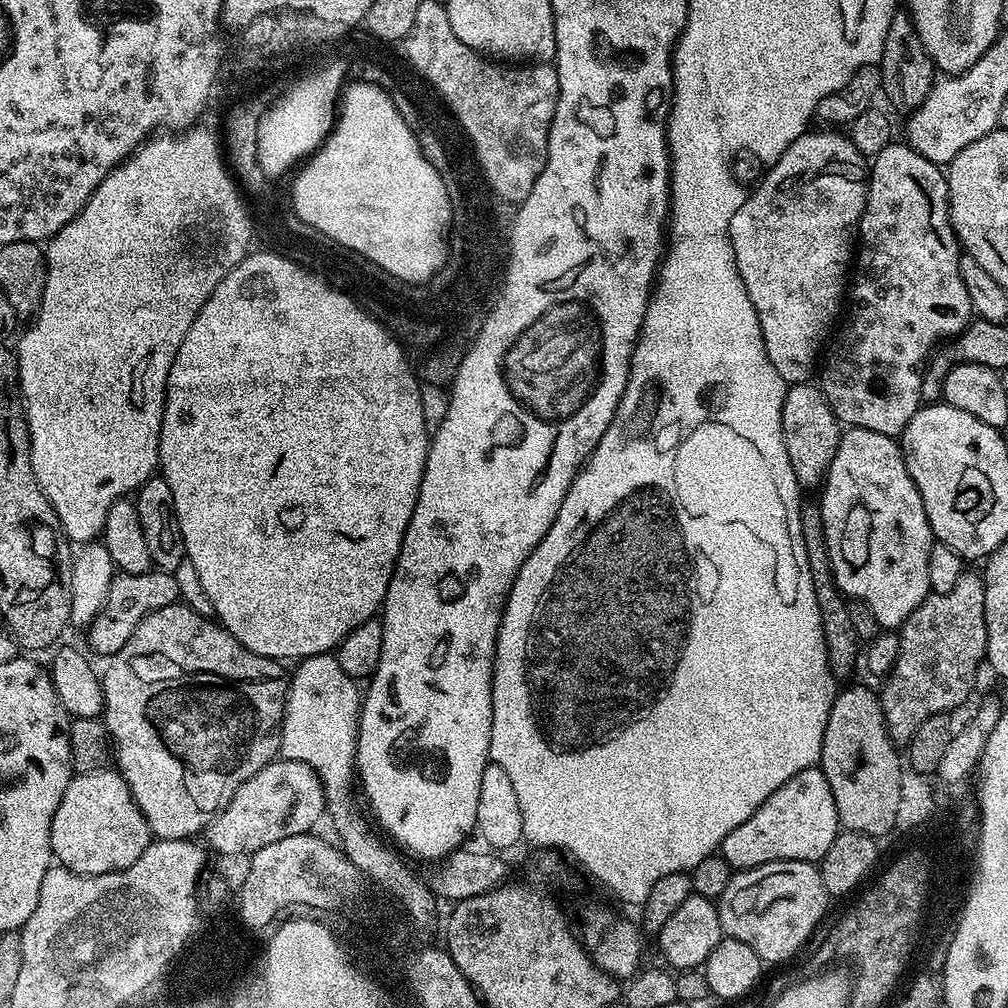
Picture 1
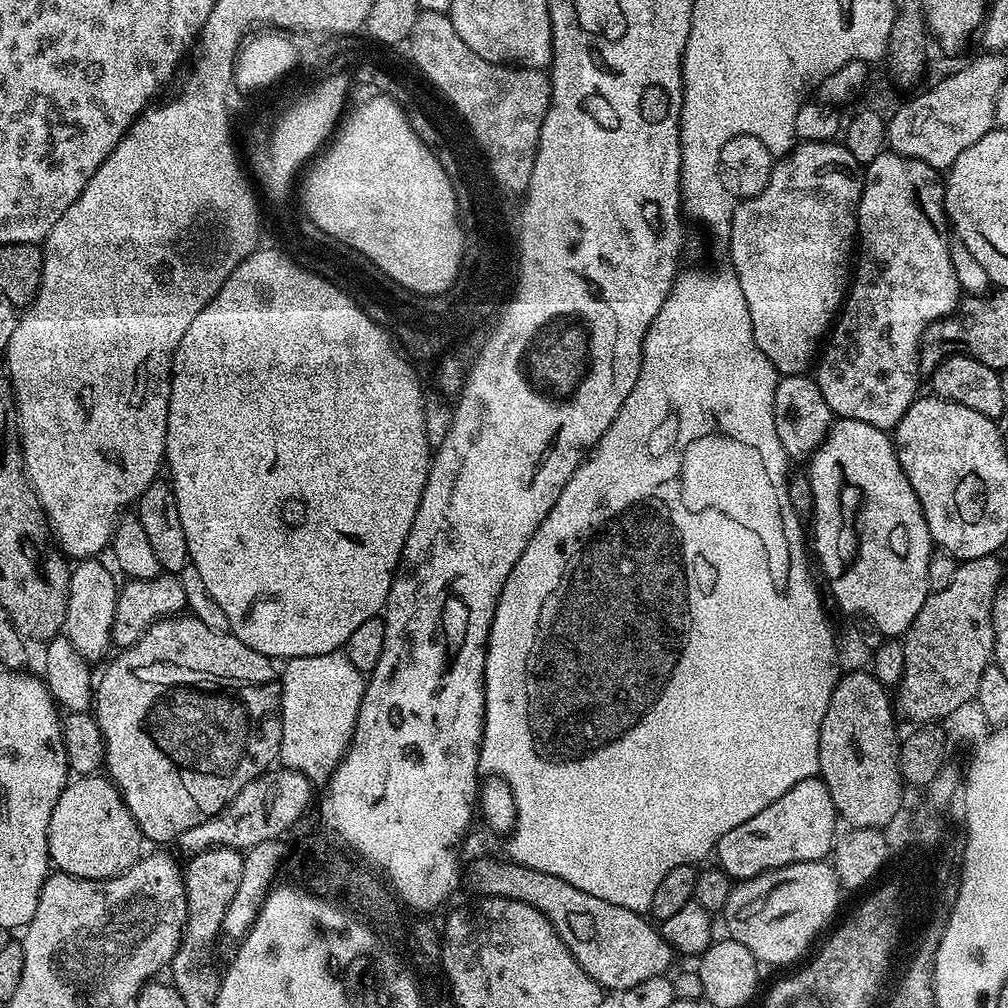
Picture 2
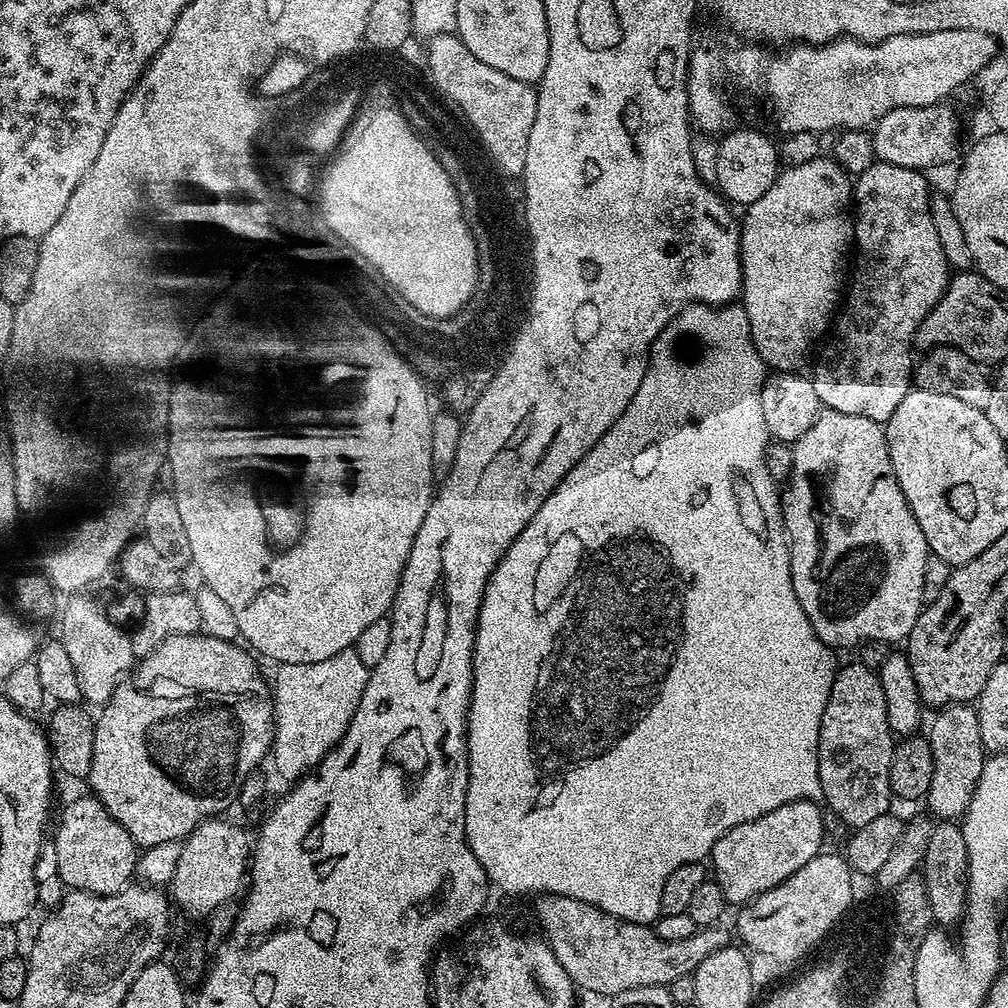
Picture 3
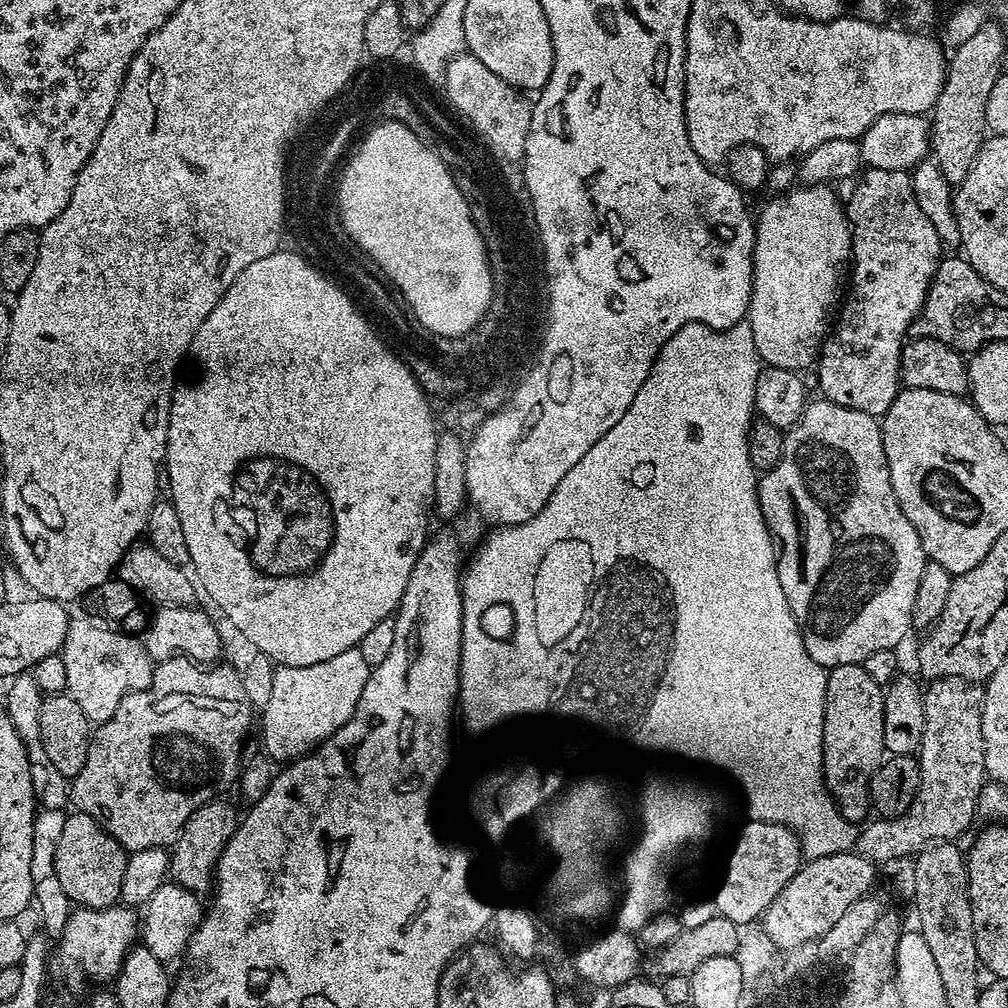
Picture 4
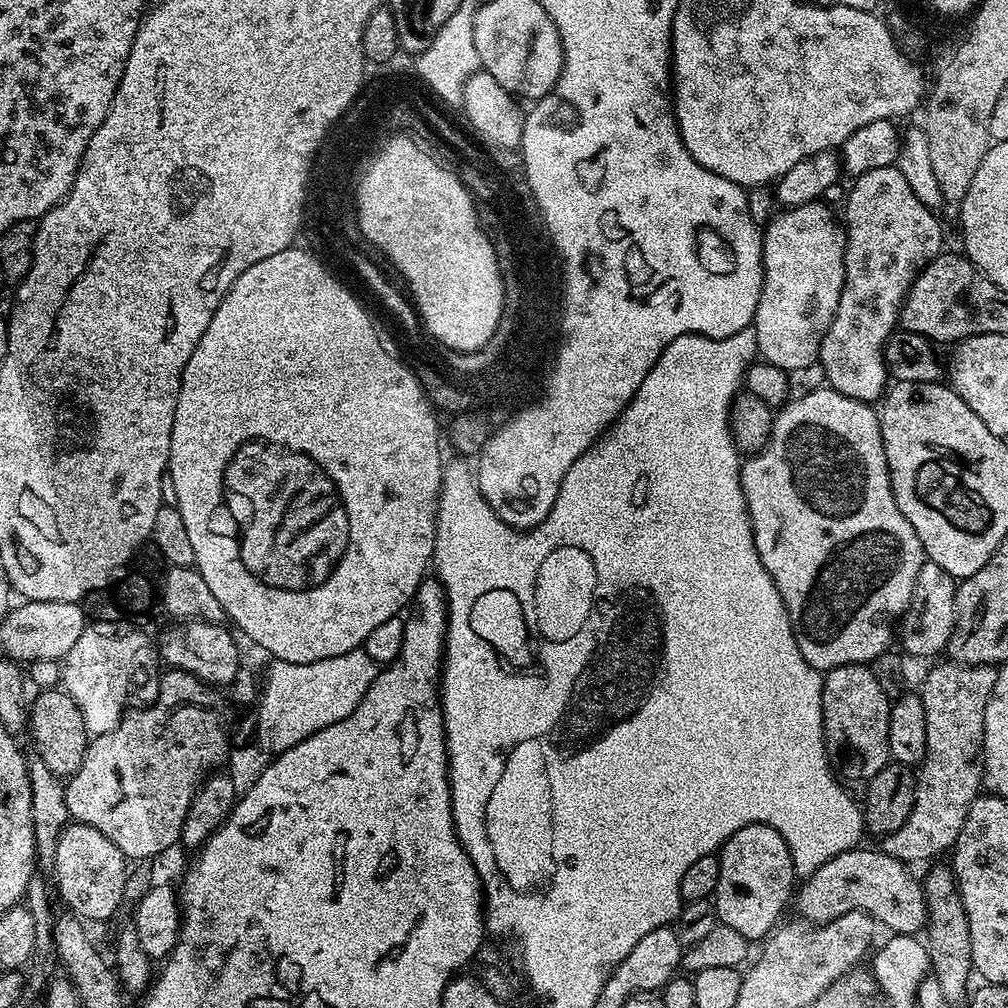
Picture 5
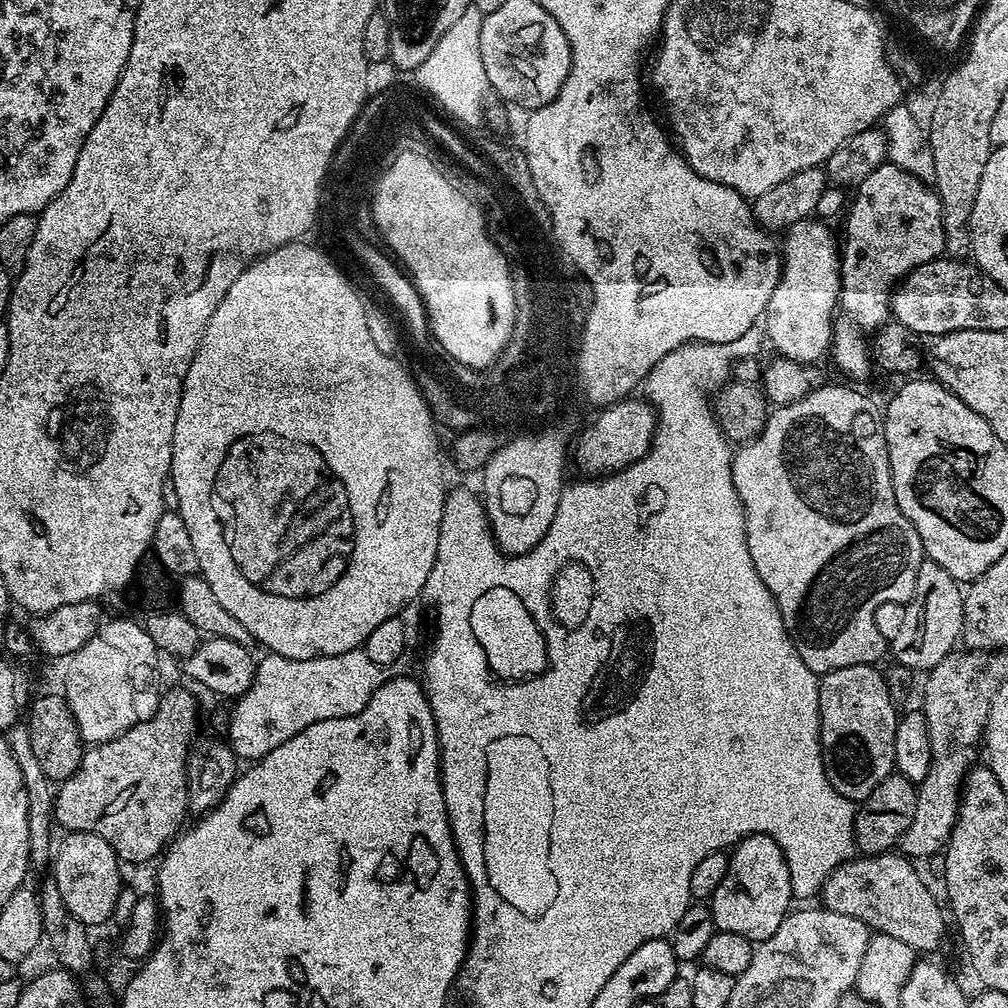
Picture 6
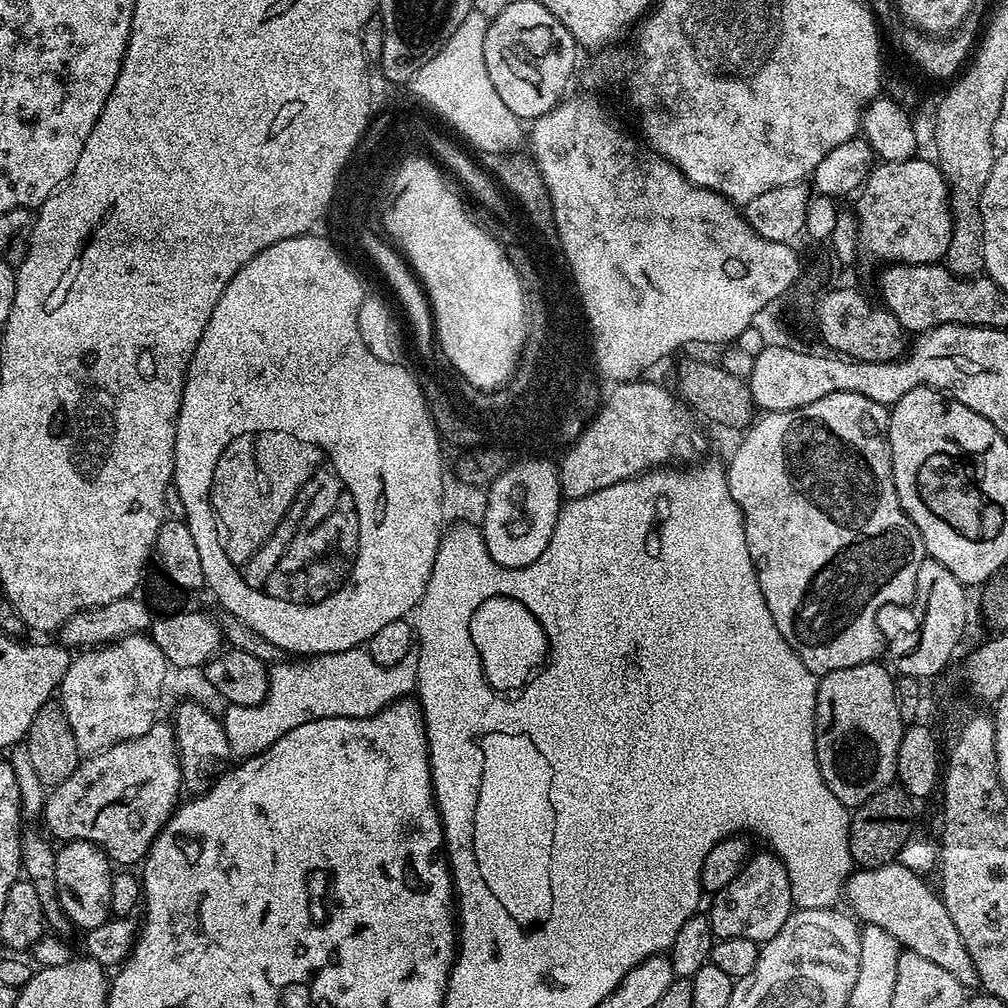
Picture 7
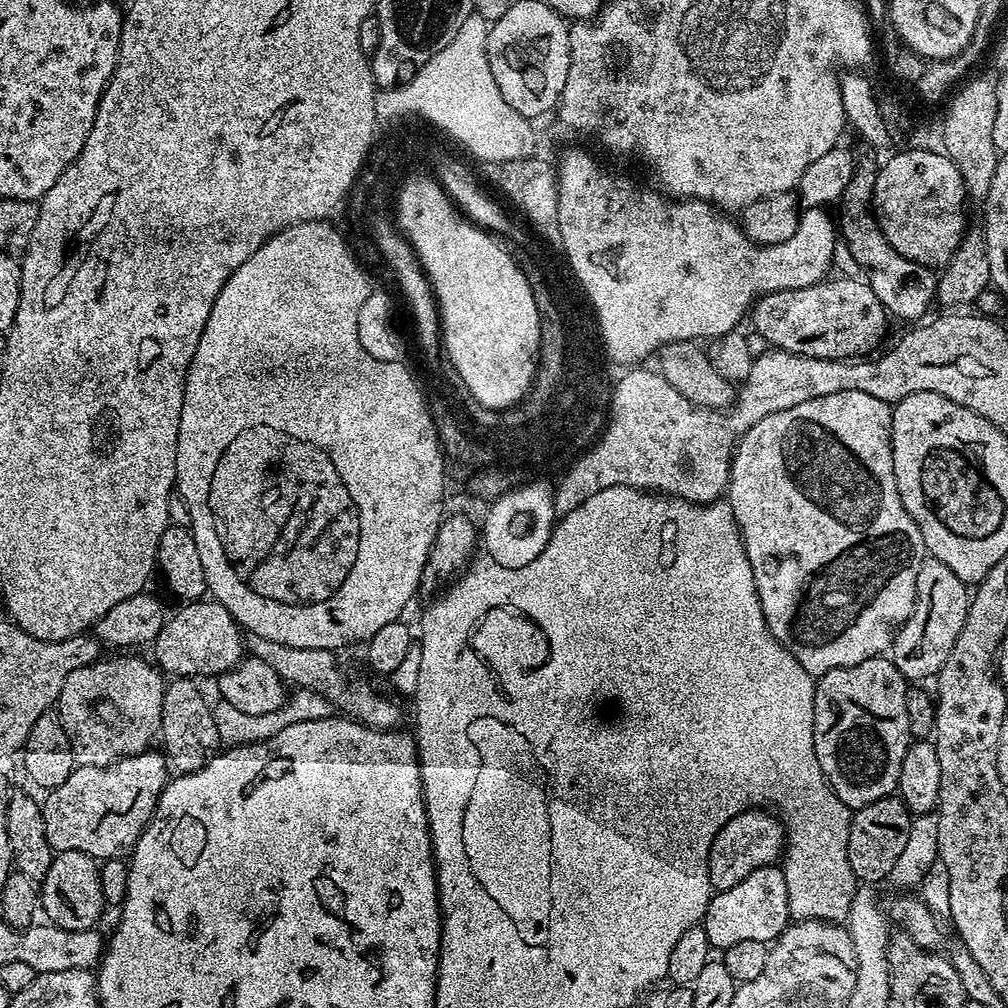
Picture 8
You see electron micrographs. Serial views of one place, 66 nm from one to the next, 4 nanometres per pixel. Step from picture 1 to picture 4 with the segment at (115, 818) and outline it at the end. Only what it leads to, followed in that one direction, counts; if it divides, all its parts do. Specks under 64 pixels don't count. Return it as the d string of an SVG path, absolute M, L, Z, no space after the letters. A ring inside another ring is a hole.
M73 811L59 836L58 852L54 857L58 881L73 905L81 908L108 909L120 900L123 874L129 853L93 816Z

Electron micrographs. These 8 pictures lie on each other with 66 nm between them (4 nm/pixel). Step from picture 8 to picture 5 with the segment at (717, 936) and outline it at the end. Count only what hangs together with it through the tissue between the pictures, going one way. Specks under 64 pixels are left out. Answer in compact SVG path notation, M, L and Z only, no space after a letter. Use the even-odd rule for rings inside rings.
M769 824L742 826L742 830L735 829L730 834L718 859L720 869L714 897L717 921L730 926L730 930L738 930L749 942L763 941L777 927L776 919L783 914L788 899L793 899L798 884L796 867L782 834Z

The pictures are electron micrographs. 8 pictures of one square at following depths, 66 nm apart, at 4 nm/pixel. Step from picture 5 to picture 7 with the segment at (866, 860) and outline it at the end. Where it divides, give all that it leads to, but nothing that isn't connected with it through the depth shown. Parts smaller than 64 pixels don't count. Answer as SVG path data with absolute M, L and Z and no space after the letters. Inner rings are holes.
M895 860L882 867L853 871L845 881L844 896L852 904L851 913L861 923L881 927L903 949L930 958L930 962L937 963L958 978L965 989L975 989L979 985L979 976L973 959L939 893L924 881L921 875Z

